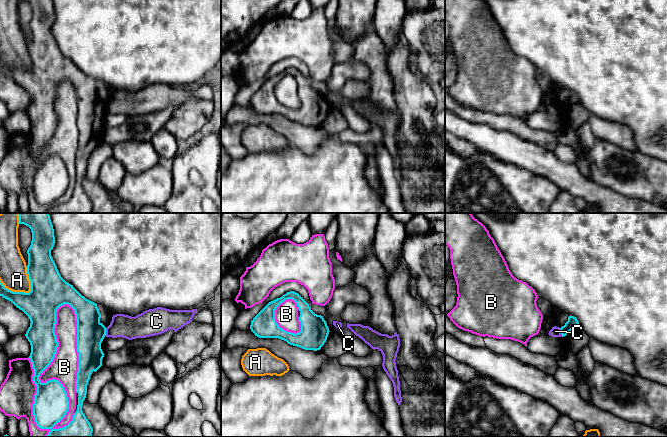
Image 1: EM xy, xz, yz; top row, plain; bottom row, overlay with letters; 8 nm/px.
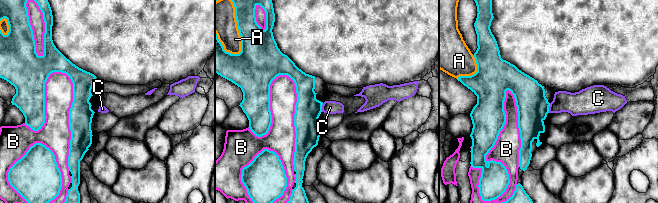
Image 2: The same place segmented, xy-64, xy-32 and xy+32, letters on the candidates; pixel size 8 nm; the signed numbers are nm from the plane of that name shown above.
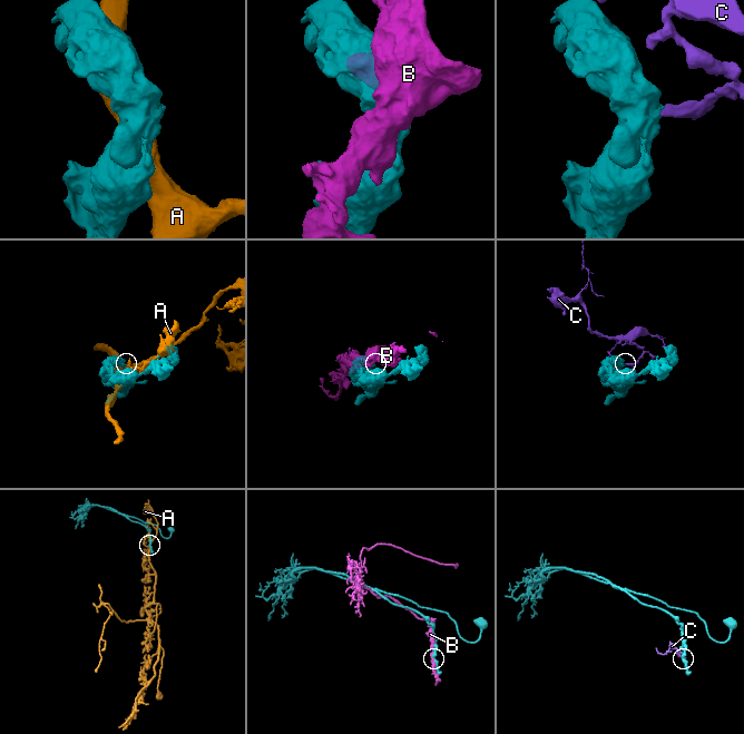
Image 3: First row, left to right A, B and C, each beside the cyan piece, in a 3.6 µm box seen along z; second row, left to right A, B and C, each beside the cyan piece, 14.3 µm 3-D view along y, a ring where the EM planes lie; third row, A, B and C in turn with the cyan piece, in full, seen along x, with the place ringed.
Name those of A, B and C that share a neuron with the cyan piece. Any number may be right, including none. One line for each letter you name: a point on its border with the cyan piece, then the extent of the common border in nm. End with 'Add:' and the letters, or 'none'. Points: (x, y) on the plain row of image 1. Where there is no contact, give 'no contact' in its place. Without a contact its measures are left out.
Add: none

